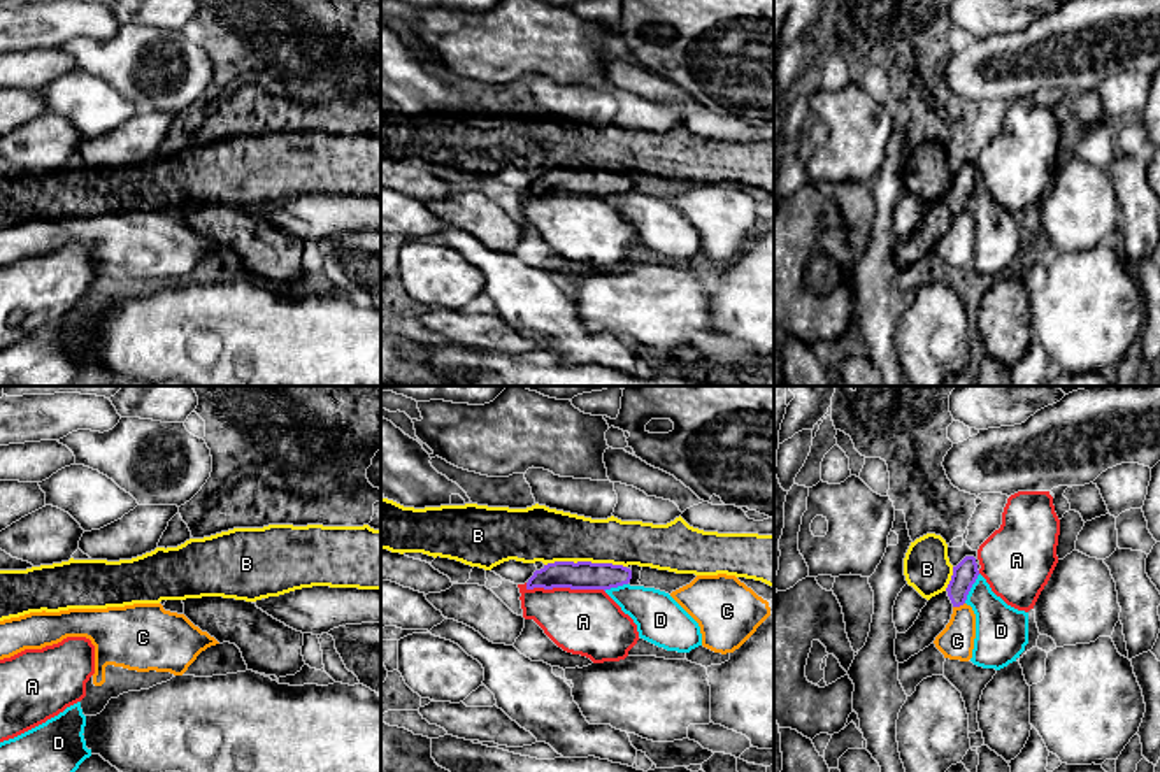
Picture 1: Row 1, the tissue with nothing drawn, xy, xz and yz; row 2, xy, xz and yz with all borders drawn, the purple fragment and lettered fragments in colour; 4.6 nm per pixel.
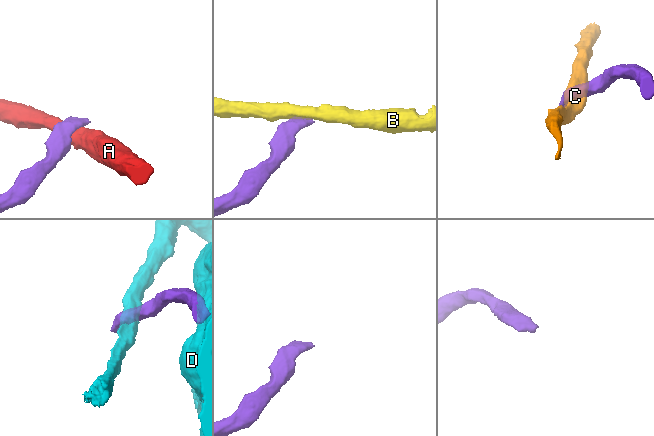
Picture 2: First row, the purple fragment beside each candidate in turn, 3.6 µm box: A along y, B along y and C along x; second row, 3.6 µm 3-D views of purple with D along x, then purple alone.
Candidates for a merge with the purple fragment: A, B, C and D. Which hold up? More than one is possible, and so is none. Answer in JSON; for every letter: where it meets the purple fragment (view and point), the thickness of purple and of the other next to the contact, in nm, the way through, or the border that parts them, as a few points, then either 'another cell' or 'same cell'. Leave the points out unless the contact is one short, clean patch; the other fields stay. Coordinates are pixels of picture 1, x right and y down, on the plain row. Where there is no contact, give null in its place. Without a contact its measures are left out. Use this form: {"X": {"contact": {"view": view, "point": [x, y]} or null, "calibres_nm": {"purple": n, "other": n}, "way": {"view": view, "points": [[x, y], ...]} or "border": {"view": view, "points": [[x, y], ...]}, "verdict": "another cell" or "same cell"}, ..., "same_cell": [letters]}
{"A": {"contact": {"view": "xz", "point": [564, 193]}, "calibres_nm": {"purple": 130, "other": 300}, "verdict": "another cell"}, "B": {"contact": {"view": "xz", "point": [585, 169]}, "calibres_nm": {"purple": 130, "other": 260}, "border": {"view": "xz", "points": [[544, 171], [611, 169], [625, 174]]}, "verdict": "another cell"}, "C": {"contact": {"view": "yz", "point": [959, 213]}, "calibres_nm": {"purple": 110, "other": 160}, "border": {"view": "yz", "points": [[964, 209], [953, 214]]}, "verdict": "another cell"}, "D": {"contact": {"view": "yz", "point": [971, 193]}, "calibres_nm": {"purple": 110, "other": 240}, "verdict": "another cell"}, "same_cell": []}

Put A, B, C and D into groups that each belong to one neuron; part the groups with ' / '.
A D / B / C

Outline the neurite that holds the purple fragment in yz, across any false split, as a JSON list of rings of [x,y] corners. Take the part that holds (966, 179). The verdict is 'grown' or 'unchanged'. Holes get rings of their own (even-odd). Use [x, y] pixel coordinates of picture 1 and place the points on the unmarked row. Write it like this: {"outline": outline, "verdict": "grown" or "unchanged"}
{"outline": [[[965,163],[956,174],[948,195],[932,204],[921,216],[918,226],[906,240],[897,240],[895,263],[899,270],[907,268],[918,261],[946,235],[953,216],[965,211],[967,202],[979,182],[974,163]]], "verdict": "grown"}

